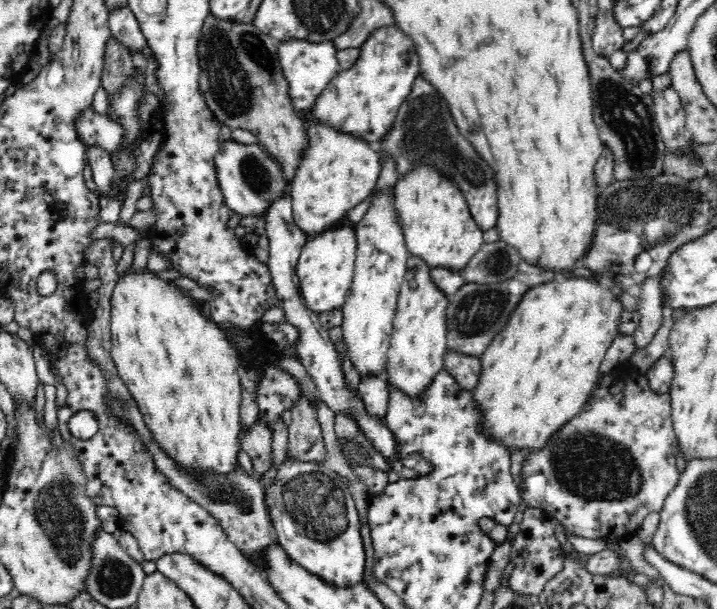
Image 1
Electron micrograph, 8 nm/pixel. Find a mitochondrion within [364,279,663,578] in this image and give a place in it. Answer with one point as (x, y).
(588, 463)

